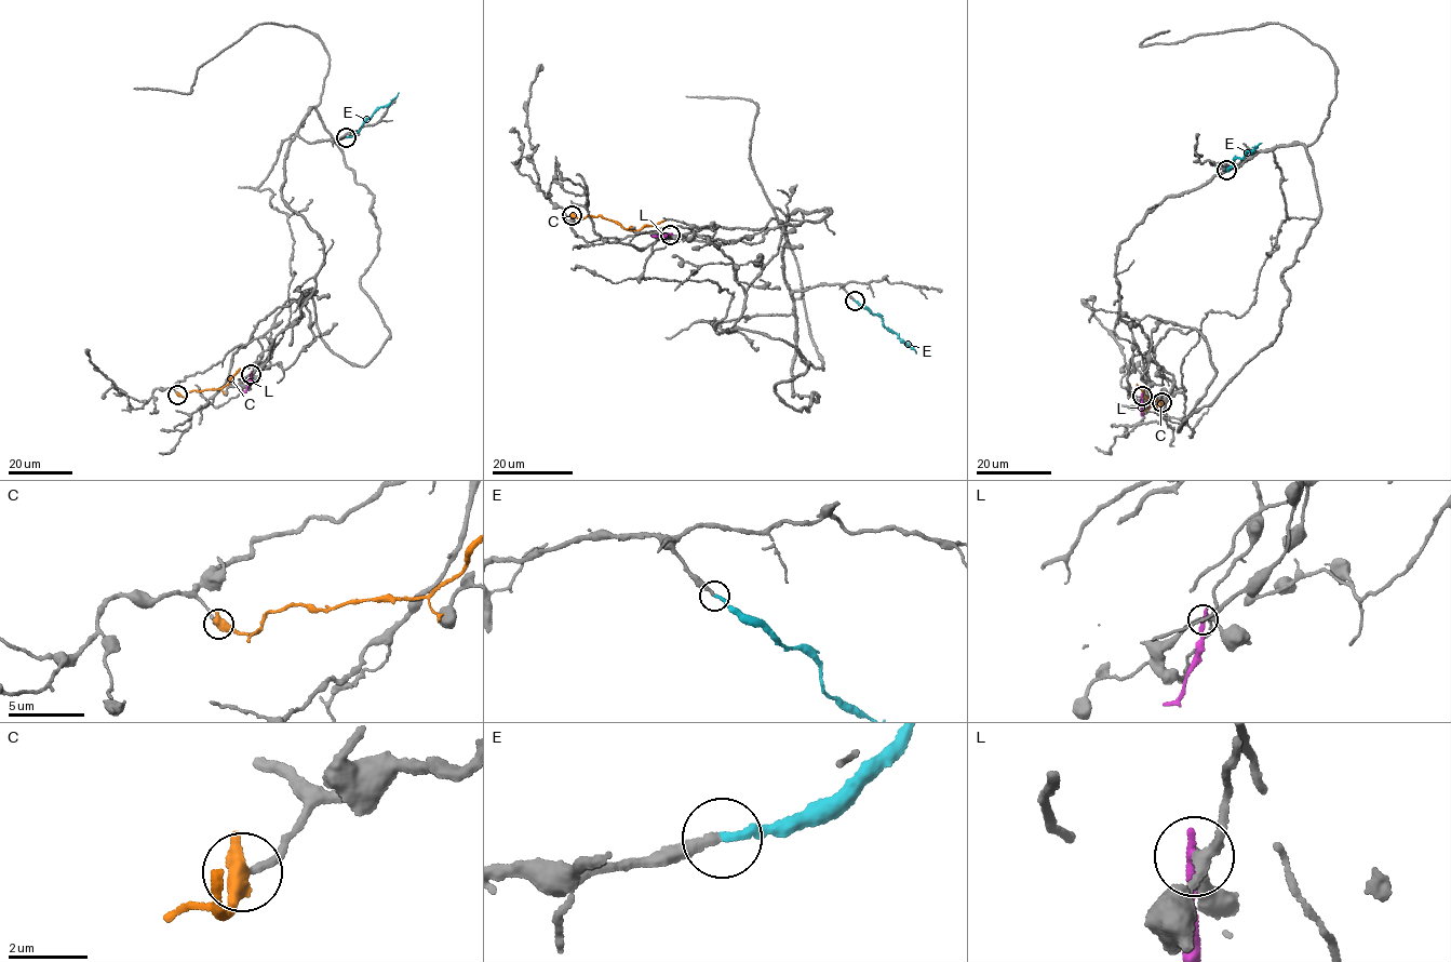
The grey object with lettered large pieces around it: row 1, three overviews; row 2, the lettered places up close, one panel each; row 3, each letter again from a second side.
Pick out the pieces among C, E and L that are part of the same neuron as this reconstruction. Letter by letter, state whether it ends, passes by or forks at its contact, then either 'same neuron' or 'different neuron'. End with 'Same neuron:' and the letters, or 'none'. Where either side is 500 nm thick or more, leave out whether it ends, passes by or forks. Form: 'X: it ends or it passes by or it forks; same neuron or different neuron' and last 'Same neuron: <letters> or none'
C: different neuron
E: it ends; same neuron
L: it ends; different neuron
Same neuron: E

